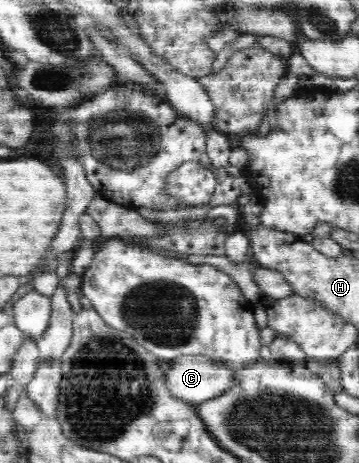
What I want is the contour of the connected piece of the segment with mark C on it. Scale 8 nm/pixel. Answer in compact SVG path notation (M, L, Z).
M181 357L165 365L165 385L175 399L200 404L235 383L235 371L217 359Z

